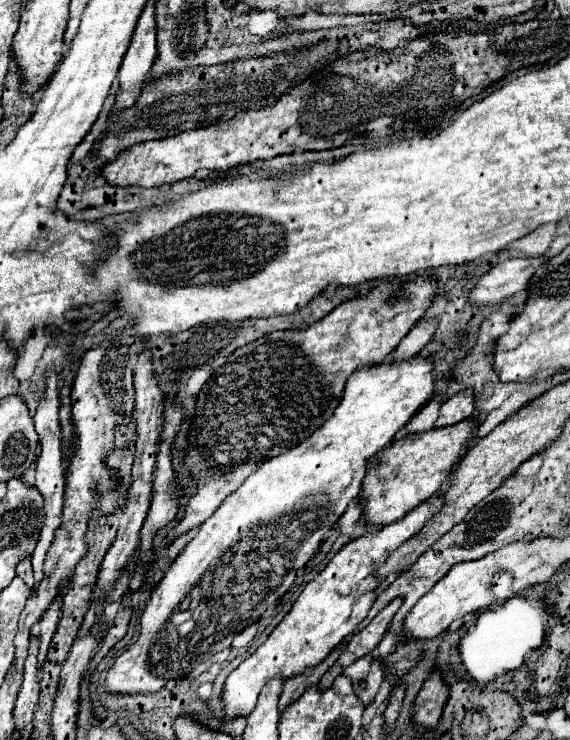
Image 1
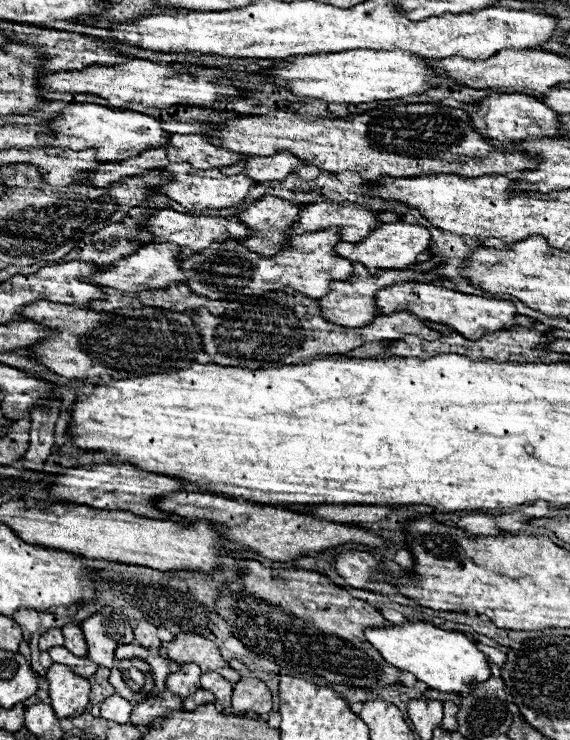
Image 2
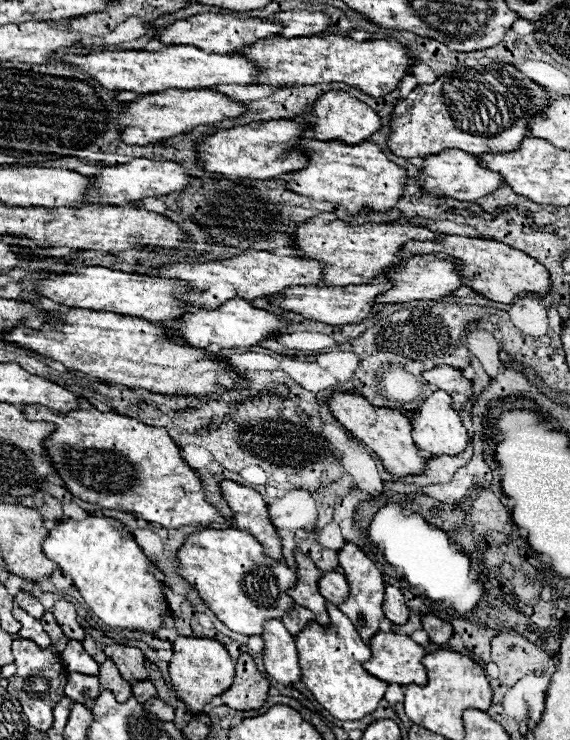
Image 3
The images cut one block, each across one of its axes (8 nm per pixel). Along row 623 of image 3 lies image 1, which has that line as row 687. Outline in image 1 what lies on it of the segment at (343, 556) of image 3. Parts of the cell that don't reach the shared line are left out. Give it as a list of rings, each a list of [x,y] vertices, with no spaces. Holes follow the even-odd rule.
[[[366,654],[360,660],[356,660],[354,664],[350,664],[350,668],[346,668],[344,676],[350,678],[350,682],[354,686],[354,694],[362,700],[364,706],[372,704],[374,696],[380,690],[380,684],[384,682],[384,670],[378,668],[378,660],[374,660],[372,654]]]

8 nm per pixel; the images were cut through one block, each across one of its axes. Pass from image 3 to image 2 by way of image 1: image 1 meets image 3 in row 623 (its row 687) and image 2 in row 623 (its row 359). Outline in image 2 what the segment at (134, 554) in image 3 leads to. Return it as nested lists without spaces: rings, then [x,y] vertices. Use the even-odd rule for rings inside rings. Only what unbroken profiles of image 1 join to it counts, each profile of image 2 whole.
[[[410,622],[404,626],[382,626],[368,628],[366,640],[384,656],[384,660],[400,670],[412,672],[420,682],[428,684],[432,690],[440,692],[470,692],[472,684],[484,682],[490,678],[490,664],[486,654],[476,648],[476,642],[464,632],[442,630],[428,622]]]

